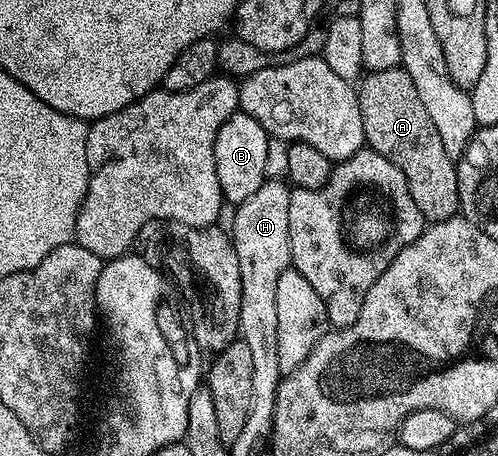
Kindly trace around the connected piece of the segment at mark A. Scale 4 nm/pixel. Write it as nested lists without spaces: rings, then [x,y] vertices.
[[[399,66],[390,70],[368,72],[359,81],[358,95],[362,110],[365,145],[378,154],[390,158],[390,162],[394,162],[394,166],[402,170],[406,178],[406,186],[410,186],[410,198],[418,202],[418,210],[422,210],[425,221],[448,220],[457,215],[460,212],[460,199],[458,198],[456,166],[450,154],[446,154],[446,149],[442,146],[442,138],[438,134],[438,129],[434,127],[434,122],[430,122],[430,114],[426,114],[422,101],[418,99],[418,90],[414,87],[414,82],[410,82],[410,74],[406,74]]]

